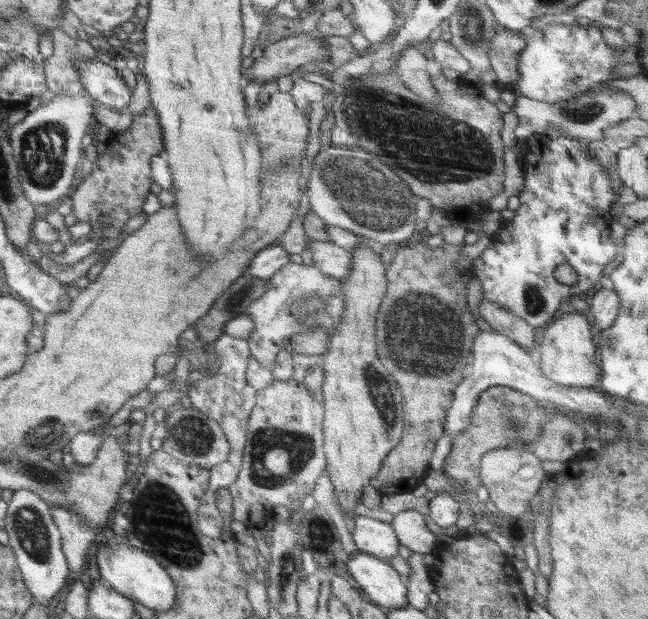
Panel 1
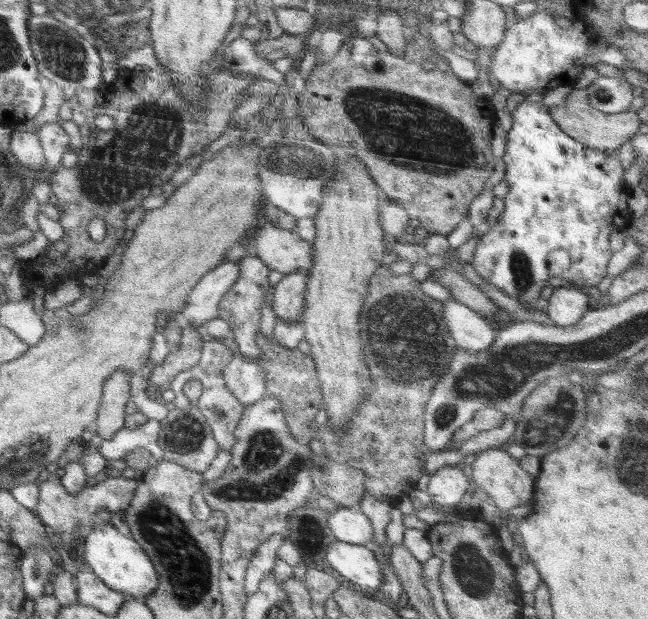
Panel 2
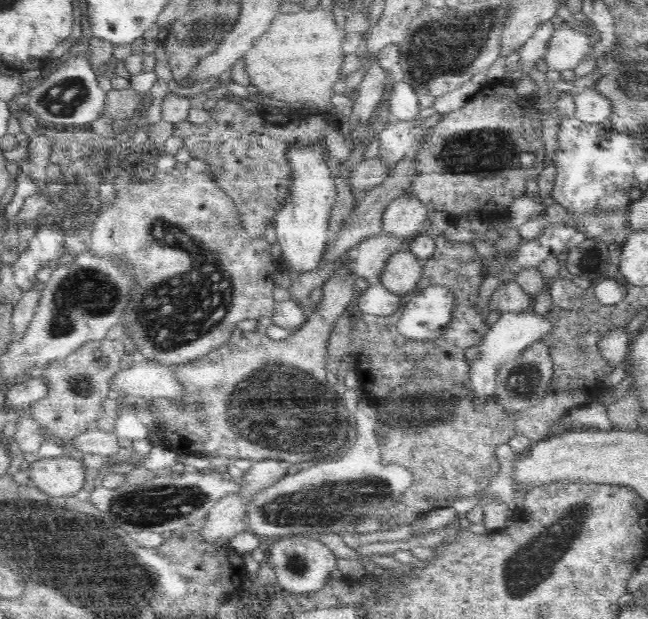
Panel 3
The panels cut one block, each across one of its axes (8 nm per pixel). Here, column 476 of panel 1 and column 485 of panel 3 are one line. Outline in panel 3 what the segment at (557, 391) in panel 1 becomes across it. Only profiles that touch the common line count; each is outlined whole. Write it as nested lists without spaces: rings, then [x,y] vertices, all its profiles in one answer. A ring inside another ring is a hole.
[[[531,310],[524,312],[506,312],[499,316],[498,320],[490,326],[483,339],[477,344],[478,358],[470,363],[470,374],[465,388],[476,395],[476,405],[483,405],[486,401],[495,400],[496,372],[504,364],[515,360],[519,354],[533,342],[540,341],[552,328],[552,323],[543,316]]]

